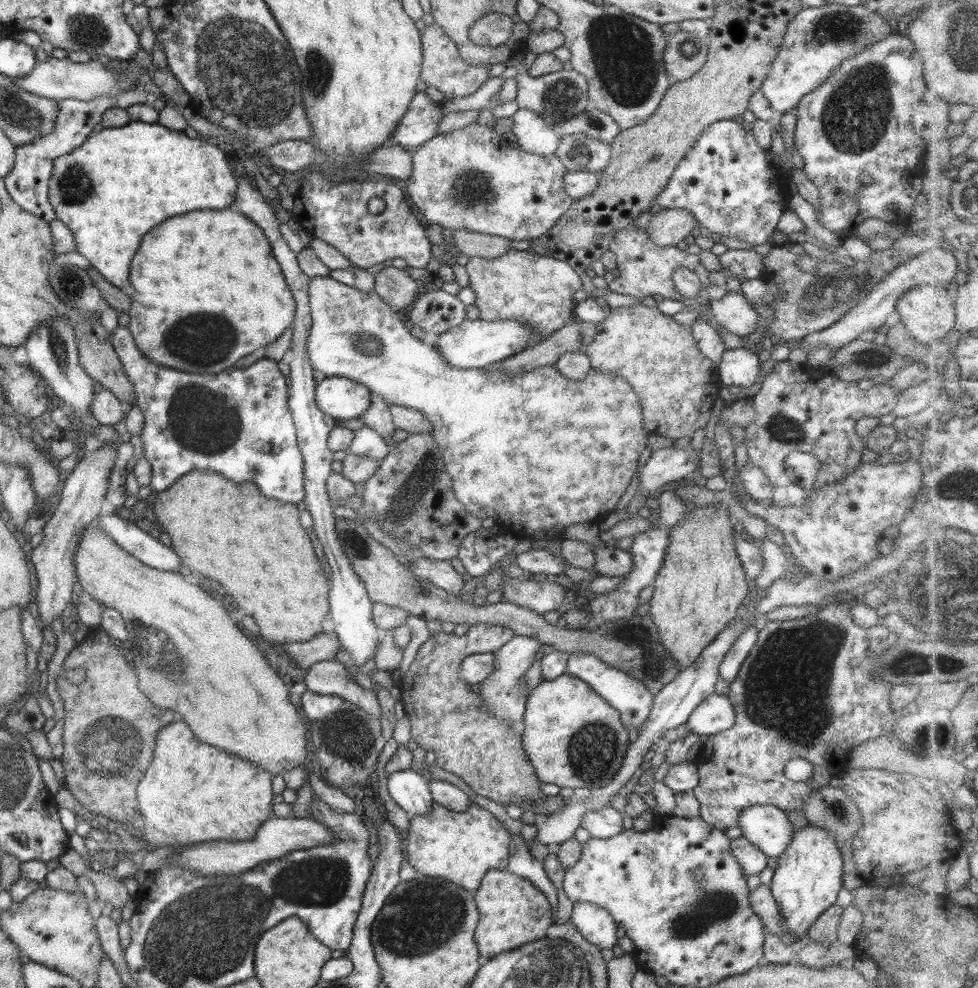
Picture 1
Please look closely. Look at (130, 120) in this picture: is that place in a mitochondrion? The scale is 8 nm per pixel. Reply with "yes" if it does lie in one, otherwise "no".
no

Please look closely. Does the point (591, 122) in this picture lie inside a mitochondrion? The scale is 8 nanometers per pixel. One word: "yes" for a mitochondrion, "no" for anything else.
yes

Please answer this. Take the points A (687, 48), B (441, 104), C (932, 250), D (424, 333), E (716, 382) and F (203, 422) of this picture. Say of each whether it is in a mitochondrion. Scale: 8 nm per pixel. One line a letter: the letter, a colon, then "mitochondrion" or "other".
A: mitochondrion
B: other
C: other
D: other
E: other
F: mitochondrion

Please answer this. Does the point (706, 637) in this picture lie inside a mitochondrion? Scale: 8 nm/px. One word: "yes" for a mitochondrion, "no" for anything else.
no

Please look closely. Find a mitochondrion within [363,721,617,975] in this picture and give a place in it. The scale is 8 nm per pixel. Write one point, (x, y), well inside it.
(426, 922)

